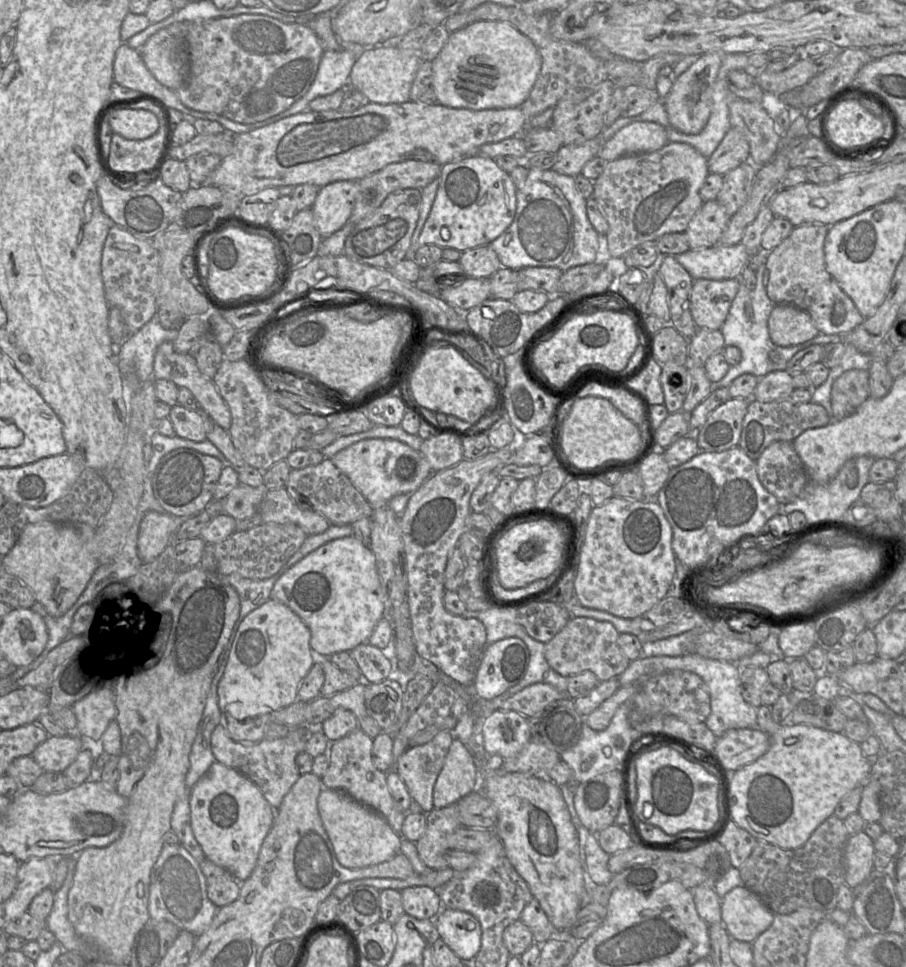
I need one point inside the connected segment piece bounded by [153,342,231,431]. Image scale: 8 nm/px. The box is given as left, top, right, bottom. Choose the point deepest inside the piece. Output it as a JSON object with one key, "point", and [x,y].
{"point":[181,369]}

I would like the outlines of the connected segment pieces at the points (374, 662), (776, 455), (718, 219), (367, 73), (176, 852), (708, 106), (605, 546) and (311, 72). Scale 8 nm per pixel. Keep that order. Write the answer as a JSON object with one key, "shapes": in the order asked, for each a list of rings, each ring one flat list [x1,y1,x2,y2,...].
{"shapes":[[[368,642,358,645,350,653,361,670,362,680,367,684,380,683,393,672,392,661,381,649]],[[792,442,770,444,756,460,758,478,781,505,799,497,808,482,803,462]],[[716,199,704,202,685,231,690,248,702,249,718,245,730,218]],[[398,47,364,50,354,63,348,88,361,93,368,102,397,104,410,100,410,92,418,68,422,62,418,52,403,51]],[[180,843,164,845,150,875,150,918,171,922,180,930,187,930,197,937,210,926,217,910,218,907,208,898,206,877,199,862]],[[708,52,698,57,684,73,674,79,669,94,660,99,664,102,669,122,678,131,695,135,707,125,713,107,714,84,722,63,722,53]],[[613,496,602,505,593,506,574,580,578,603,617,617,634,619,670,593,674,574,672,528,655,500]],[[243,13,243,14,239,14,239,15,235,15,235,16,231,16,231,17,220,17,220,18,214,18,214,19,196,19,195,21,182,22,182,23,187,23,187,42,188,42,188,51,189,51,189,57,190,57,190,66,189,66,189,74,188,74,186,81,184,82,184,84,180,88,175,90,179,99,186,107,188,107,192,110,199,111,199,112,214,113,214,114,223,116,227,119,230,119,234,122,242,123,242,124,252,124,252,123,264,121,270,117,273,117,273,116,287,110,297,100,299,100,301,97,303,97,307,93,309,88,311,87,311,85,316,77,322,55,325,51,324,48,322,47,317,35,307,24,284,23,282,21,279,21,277,19,274,19,272,17,269,17,269,16,263,15,263,14,246,14,246,13]]]}

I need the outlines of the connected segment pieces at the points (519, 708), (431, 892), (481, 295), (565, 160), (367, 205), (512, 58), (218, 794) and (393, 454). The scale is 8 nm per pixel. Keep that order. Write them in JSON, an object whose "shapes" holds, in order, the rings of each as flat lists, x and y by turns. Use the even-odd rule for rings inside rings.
{"shapes":[[[535,683,506,699,498,710,515,711,530,718,565,695,549,684]],[[412,886,401,891,406,914,417,919,435,919,442,911,439,892,427,886]],[[466,277,457,285,440,285,440,298,452,307,470,310,490,298,490,278]],[[600,137,580,145,562,145,552,169,559,174,576,177,581,174,582,168,588,161,598,156,601,146]],[[405,160,391,163,383,169,358,181,358,192,354,203,354,208,350,216,350,222,359,223,370,216,386,199,386,197,396,190,403,189,423,189,434,179,440,176,442,165,435,162,420,160]],[[482,20,455,32,432,61,433,81,439,104,454,109,507,109,520,107,528,98,542,67,534,43,512,24]],[[214,761,190,791,191,828,205,858,227,870,237,881,245,881,254,870,264,839,275,818,275,809,261,790,245,775]],[[391,438,360,440,340,450,330,459,374,510,388,506,388,502,396,495,412,494,431,475,431,466,419,450]]]}

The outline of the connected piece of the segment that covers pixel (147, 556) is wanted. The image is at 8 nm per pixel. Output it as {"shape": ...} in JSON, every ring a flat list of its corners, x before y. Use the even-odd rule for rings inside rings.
{"shape":[[149,511,143,517,137,542,142,563,154,561,171,544,173,536,187,518]]}

